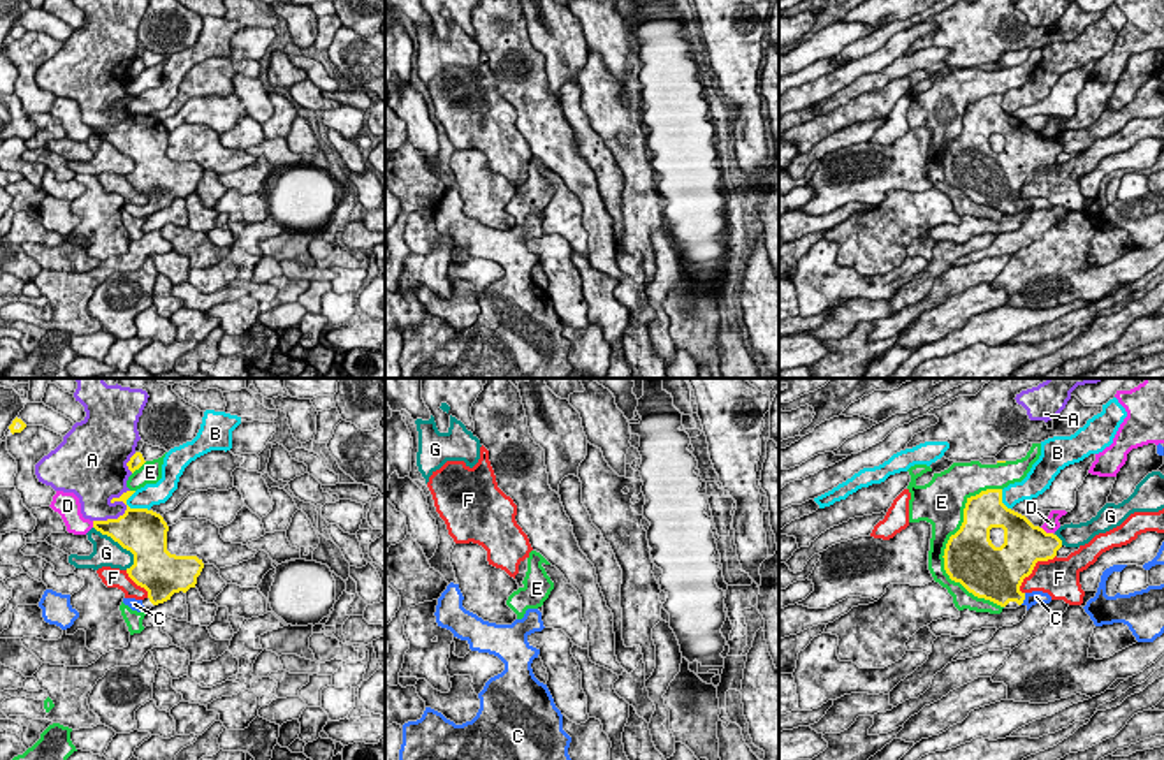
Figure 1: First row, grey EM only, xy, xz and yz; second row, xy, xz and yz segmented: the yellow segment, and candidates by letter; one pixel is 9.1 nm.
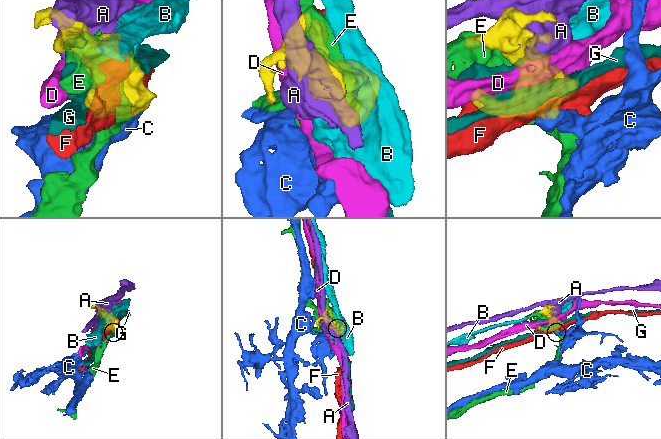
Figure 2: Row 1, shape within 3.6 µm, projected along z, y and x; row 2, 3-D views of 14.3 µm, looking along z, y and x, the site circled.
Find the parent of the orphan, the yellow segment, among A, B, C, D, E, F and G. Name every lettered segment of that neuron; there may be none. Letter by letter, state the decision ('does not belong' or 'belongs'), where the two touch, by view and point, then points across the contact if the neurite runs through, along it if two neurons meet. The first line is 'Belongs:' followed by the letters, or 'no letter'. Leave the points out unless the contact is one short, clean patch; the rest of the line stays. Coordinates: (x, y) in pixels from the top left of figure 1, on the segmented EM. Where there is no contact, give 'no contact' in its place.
Belongs: C
A: does not belong; meets yellow in xy at (120, 516)
B: does not belong; meets yellow in xy at (136, 509); border along xy (125, 500), (130, 507), (145, 507), (148, 511)
C: belongs; meets yellow in yz at (1024, 599); runs through yz (1001, 584), (1024, 599), (1036, 597)
D: does not belong; meets yellow in yz at (1045, 532)
E: does not belong; meets yellow in yz at (943, 556)
F: does not belong; meets yellow in yz at (1033, 569)
G: does not belong; meets yellow in xy at (120, 544)

